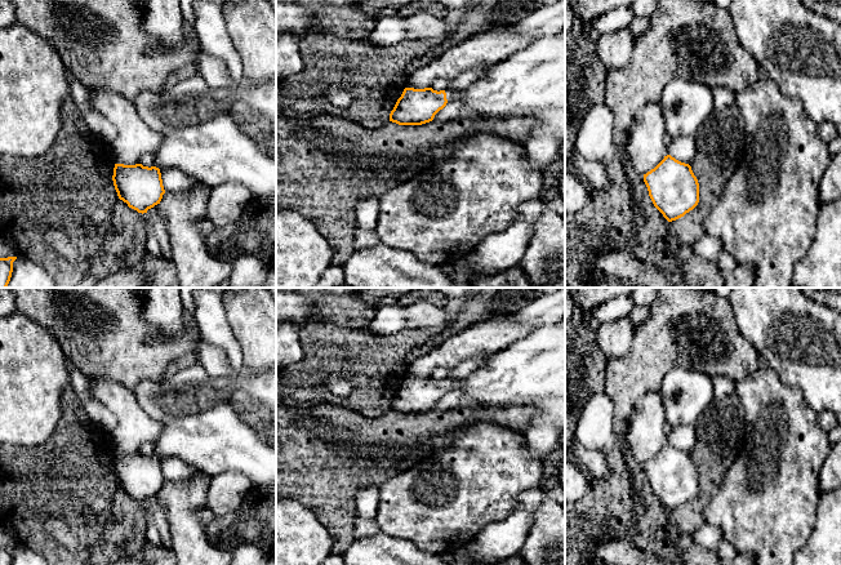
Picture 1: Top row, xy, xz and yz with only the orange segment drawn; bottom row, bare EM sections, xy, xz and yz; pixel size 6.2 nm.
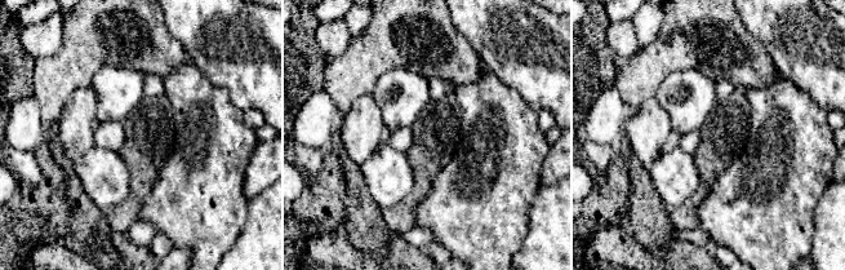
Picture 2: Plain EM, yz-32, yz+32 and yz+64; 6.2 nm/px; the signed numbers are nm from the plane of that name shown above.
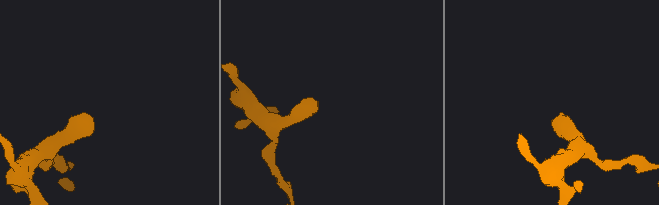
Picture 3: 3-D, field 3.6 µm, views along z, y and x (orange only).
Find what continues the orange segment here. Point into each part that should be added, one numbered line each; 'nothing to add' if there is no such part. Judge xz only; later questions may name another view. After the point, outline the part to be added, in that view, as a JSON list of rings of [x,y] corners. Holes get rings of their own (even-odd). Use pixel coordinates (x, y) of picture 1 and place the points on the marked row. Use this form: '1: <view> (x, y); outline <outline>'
1: xz (533, 79); outline [[[539,36],[467,89],[445,93],[448,102],[460,102],[460,119],[534,116],[544,108],[565,108],[565,37]]]

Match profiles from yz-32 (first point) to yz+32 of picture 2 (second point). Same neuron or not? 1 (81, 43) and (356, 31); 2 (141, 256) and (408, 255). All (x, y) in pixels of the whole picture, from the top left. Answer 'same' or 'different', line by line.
1: different
2: same

